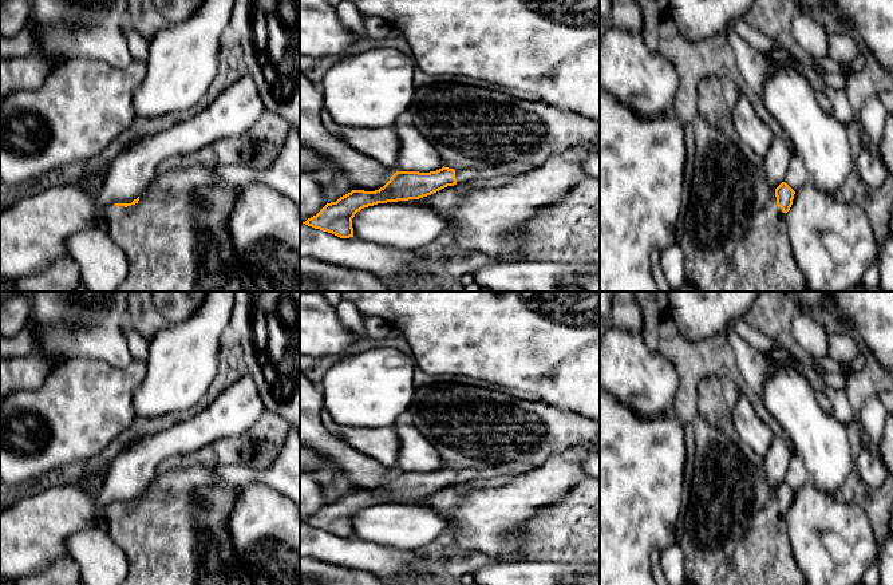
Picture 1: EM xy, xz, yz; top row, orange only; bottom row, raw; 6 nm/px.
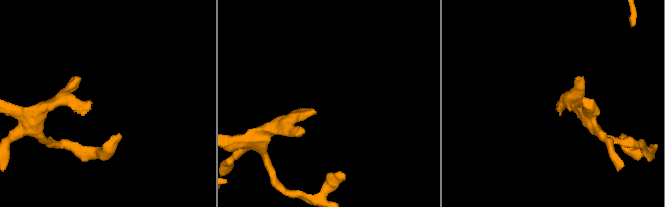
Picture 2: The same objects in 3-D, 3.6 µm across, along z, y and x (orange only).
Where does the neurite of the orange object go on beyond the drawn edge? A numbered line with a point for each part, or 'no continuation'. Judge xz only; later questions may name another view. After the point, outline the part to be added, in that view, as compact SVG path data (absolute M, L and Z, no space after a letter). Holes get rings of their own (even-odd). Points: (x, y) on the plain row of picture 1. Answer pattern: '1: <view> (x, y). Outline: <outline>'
1: xz (479, 433). Outline: M434 382L415 388L408 407L412 423L438 450L444 467L455 470L457 483L482 478L515 477L540 467L549 456L580 444L600 443L600 422L562 411L544 402L518 399L494 390L462 383Z

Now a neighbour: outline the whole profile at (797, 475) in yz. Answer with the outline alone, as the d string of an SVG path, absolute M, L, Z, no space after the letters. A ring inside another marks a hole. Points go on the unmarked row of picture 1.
M794 452L785 475L785 482L797 491L805 485L810 483L810 475L802 462L802 459Z

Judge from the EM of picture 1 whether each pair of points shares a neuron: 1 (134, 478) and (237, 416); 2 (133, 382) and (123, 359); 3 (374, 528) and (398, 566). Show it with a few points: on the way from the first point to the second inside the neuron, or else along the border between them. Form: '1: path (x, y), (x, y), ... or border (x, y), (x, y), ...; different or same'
1: path (158, 451), (166, 443), (185, 438), (210, 425); same
2: border (95, 359), (114, 367), (125, 367), (133, 359); different
3: border (355, 538), (414, 550); different

